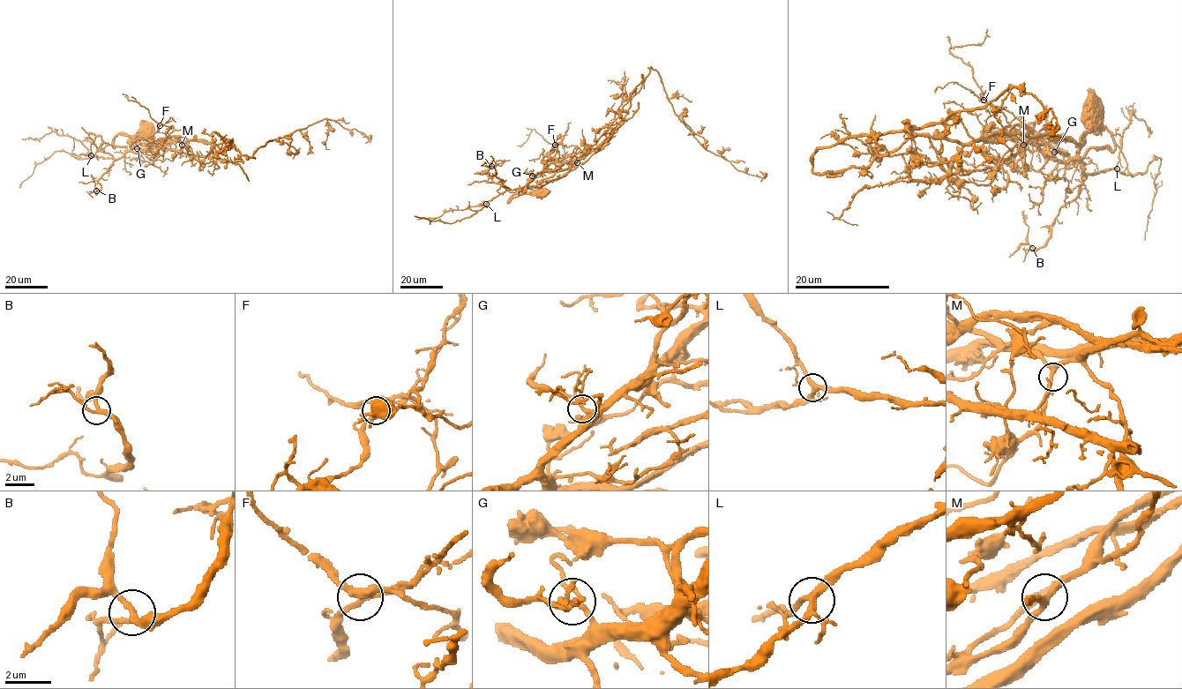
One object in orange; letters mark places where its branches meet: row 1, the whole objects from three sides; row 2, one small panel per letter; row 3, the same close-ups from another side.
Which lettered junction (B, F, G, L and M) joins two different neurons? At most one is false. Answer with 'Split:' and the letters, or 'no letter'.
Split: F

